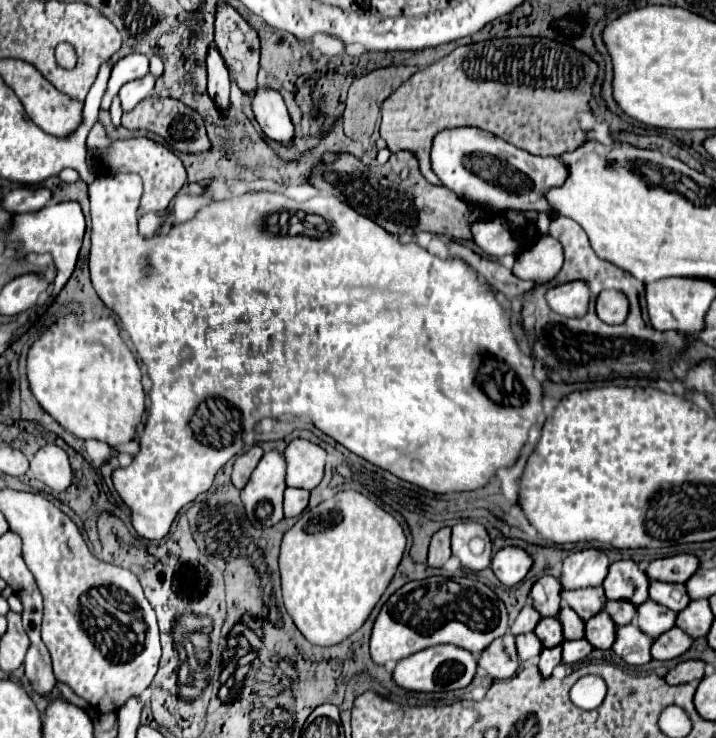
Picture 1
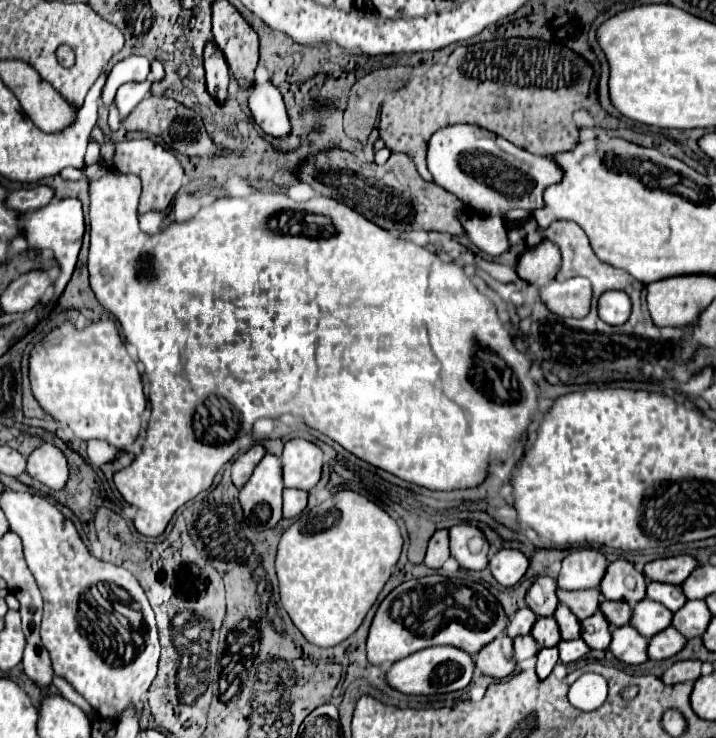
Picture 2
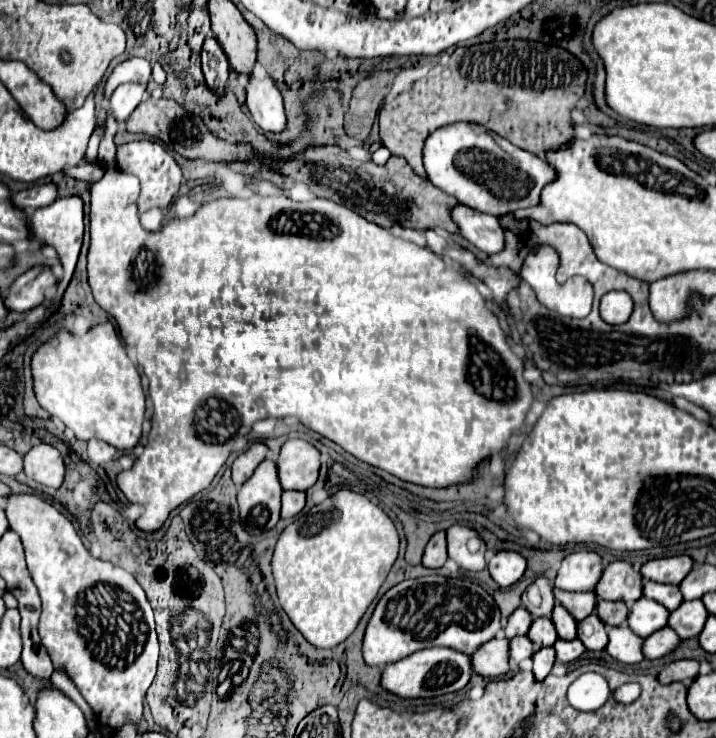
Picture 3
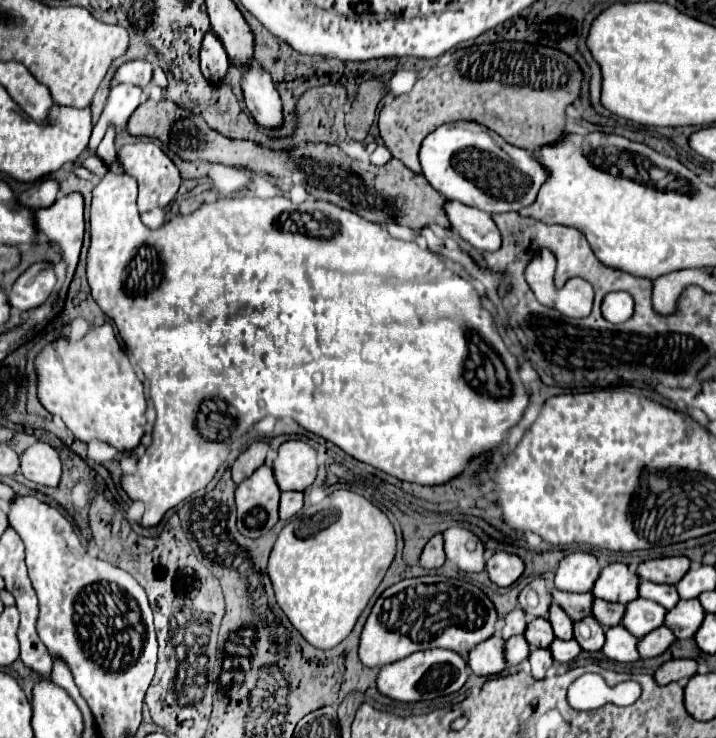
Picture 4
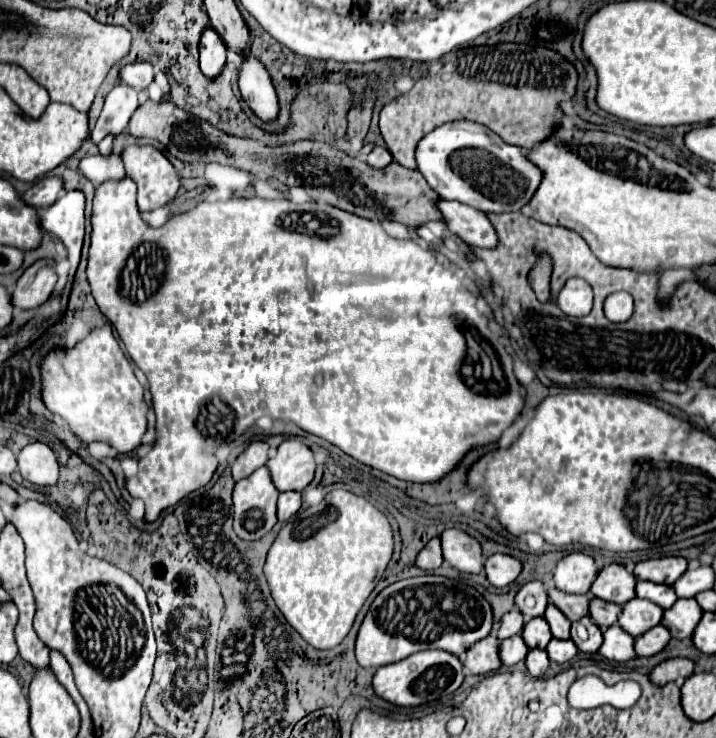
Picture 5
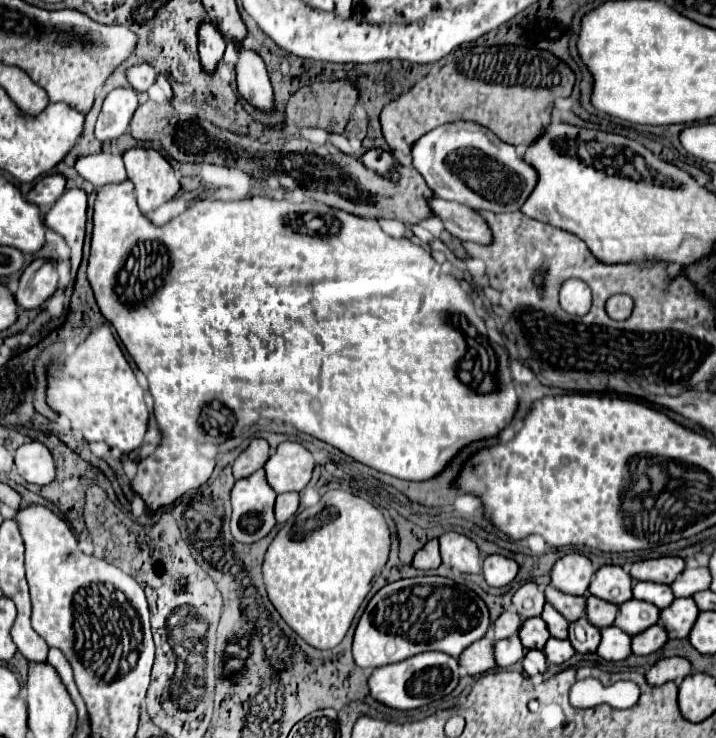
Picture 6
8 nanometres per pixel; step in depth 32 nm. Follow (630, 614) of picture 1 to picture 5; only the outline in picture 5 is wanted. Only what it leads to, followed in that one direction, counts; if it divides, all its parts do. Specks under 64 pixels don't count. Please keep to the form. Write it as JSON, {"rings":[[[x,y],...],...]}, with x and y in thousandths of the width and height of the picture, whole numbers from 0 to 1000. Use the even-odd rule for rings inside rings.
{"rings":[[[830,810],[824,816],[824,835],[832,846],[838,846],[838,851],[849,851],[855,846],[863,843],[863,835],[869,829],[866,818],[855,818],[855,816],[844,816],[838,810]]]}

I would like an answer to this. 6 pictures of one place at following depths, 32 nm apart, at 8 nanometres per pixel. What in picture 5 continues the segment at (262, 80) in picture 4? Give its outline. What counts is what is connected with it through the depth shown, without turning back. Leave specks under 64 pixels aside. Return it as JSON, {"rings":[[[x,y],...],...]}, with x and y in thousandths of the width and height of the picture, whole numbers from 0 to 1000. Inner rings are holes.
{"rings":[[[352,73],[338,79],[335,89],[335,125],[349,149],[366,165],[383,165],[391,152],[388,130],[383,127],[383,117],[372,92]]]}

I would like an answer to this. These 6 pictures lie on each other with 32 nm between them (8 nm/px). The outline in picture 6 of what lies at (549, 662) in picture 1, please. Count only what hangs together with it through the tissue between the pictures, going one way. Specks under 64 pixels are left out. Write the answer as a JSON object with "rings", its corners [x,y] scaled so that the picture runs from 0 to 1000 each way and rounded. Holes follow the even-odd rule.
{"rings":[[[740,881],[732,894],[732,908],[737,916],[746,916],[746,913],[760,913],[763,911],[763,889],[757,881]]]}

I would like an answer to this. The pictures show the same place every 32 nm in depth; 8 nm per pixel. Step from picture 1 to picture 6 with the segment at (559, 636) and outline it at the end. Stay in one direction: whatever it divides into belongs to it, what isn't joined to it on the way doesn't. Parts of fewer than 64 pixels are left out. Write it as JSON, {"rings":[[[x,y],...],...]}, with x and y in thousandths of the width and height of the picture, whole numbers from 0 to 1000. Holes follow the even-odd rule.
{"rings":[[[740,837],[740,840],[732,840],[723,862],[726,862],[735,881],[743,881],[743,878],[760,881],[760,873],[765,870],[768,856],[765,856],[765,848],[760,846],[757,837]]]}

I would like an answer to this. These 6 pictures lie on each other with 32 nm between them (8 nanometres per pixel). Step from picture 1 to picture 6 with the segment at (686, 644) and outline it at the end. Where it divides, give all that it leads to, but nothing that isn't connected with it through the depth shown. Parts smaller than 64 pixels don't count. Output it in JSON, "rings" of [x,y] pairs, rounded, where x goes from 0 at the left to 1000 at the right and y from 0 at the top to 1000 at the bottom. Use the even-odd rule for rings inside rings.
{"rings":[[[908,848],[894,862],[883,862],[883,883],[891,889],[905,889],[916,881],[922,881],[933,867],[933,859],[925,848]]]}

